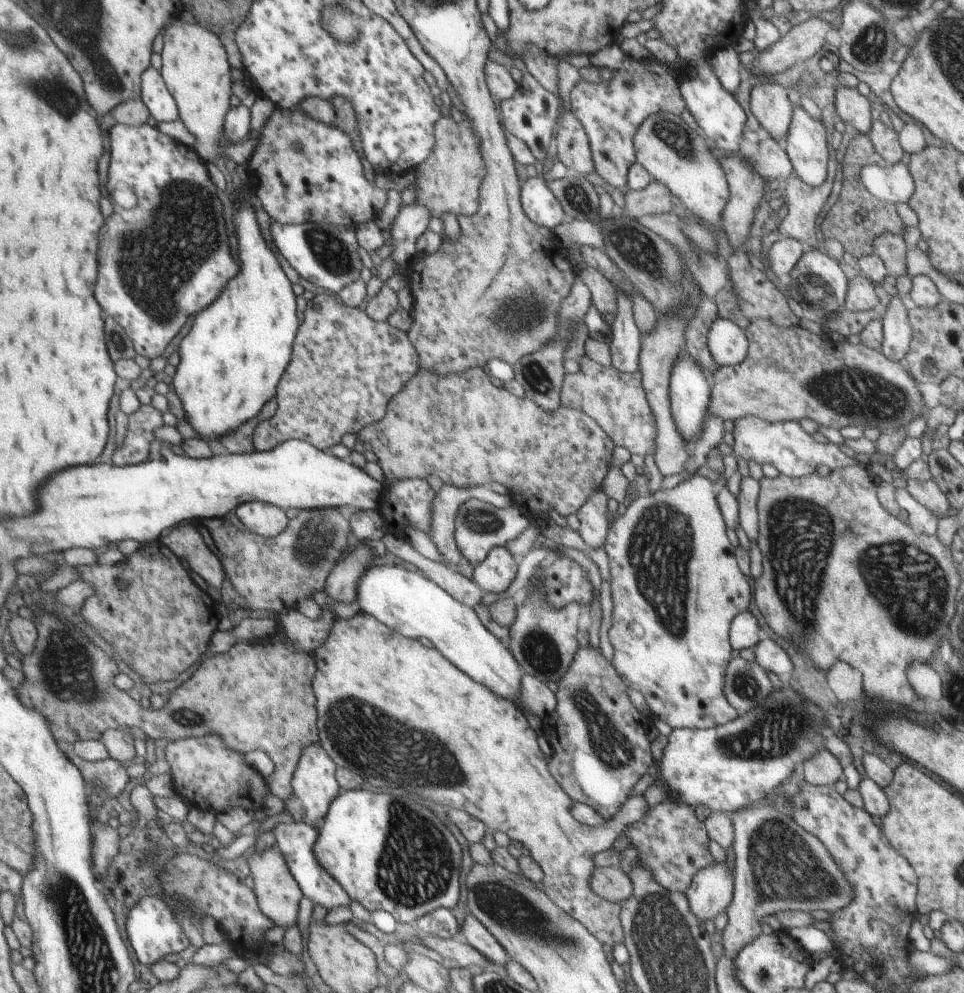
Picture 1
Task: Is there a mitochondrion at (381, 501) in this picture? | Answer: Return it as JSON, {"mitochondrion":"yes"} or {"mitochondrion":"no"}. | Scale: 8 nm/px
{"mitochondrion":"no"}

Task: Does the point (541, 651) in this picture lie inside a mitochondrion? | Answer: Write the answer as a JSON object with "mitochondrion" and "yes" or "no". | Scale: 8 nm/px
{"mitochondrion":"yes"}

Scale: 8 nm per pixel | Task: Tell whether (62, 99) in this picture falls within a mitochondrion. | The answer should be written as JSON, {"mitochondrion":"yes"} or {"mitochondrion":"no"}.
{"mitochondrion":"yes"}

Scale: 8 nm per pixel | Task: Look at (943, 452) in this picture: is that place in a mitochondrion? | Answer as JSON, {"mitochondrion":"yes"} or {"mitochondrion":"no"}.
{"mitochondrion":"no"}

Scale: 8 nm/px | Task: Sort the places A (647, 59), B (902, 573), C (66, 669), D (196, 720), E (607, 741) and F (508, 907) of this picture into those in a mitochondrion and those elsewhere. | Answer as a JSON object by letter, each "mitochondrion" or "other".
{"A":"other","B":"mitochondrion","C":"mitochondrion","D":"other","E":"mitochondrion","F":"mitochondrion"}

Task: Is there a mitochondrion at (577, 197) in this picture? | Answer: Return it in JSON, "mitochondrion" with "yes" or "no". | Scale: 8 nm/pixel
{"mitochondrion":"yes"}

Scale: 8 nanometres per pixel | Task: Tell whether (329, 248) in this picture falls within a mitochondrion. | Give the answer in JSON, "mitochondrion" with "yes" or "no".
{"mitochondrion":"yes"}

